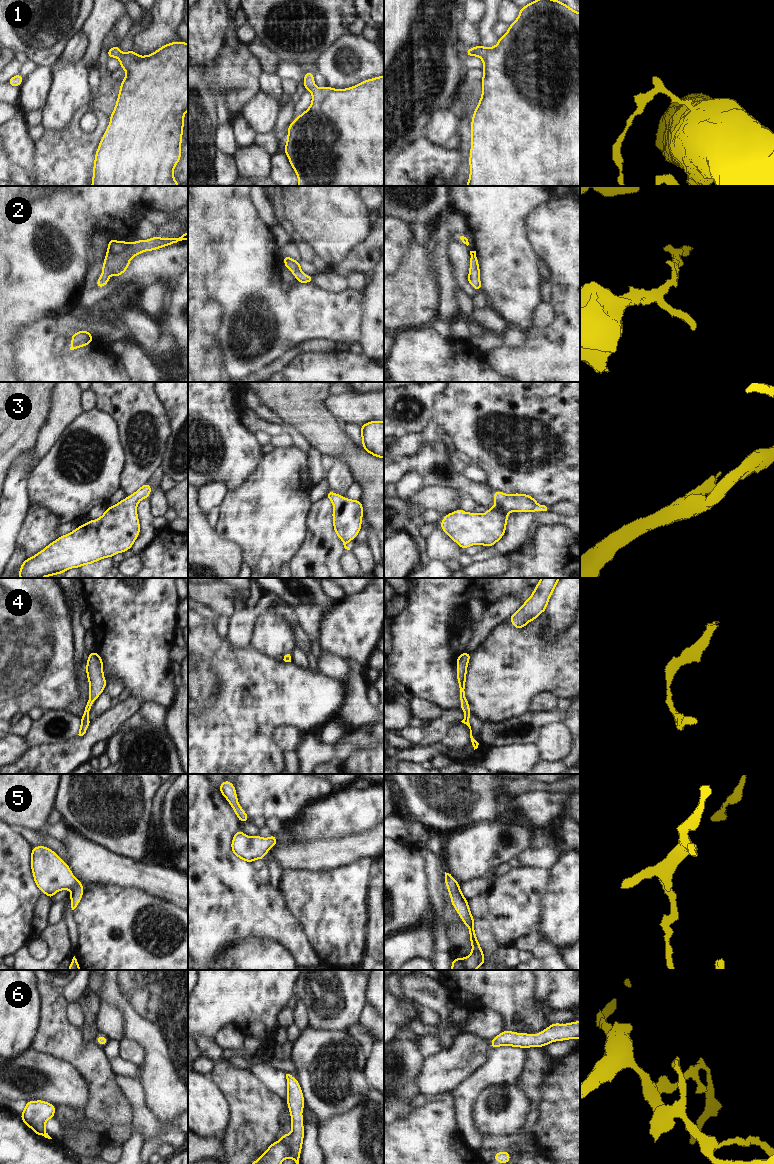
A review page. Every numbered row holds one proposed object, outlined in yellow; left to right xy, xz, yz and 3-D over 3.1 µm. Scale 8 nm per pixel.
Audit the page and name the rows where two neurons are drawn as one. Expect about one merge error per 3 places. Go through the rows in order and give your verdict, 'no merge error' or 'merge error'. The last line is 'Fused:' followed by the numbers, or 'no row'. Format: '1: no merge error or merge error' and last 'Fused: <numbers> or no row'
1: no merge error
2: no merge error
3: no merge error
4: no merge error
5: no merge error
6: no merge error
Fused: no row

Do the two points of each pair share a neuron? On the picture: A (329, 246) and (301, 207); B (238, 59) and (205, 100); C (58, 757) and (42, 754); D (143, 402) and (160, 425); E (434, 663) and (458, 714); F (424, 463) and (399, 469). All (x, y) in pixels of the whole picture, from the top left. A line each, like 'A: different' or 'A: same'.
A: same
B: different
C: same
D: same
E: different
F: same

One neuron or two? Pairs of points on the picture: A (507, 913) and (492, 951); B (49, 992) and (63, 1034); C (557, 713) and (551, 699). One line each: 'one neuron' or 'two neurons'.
A: two neurons
B: one neuron
C: two neurons

